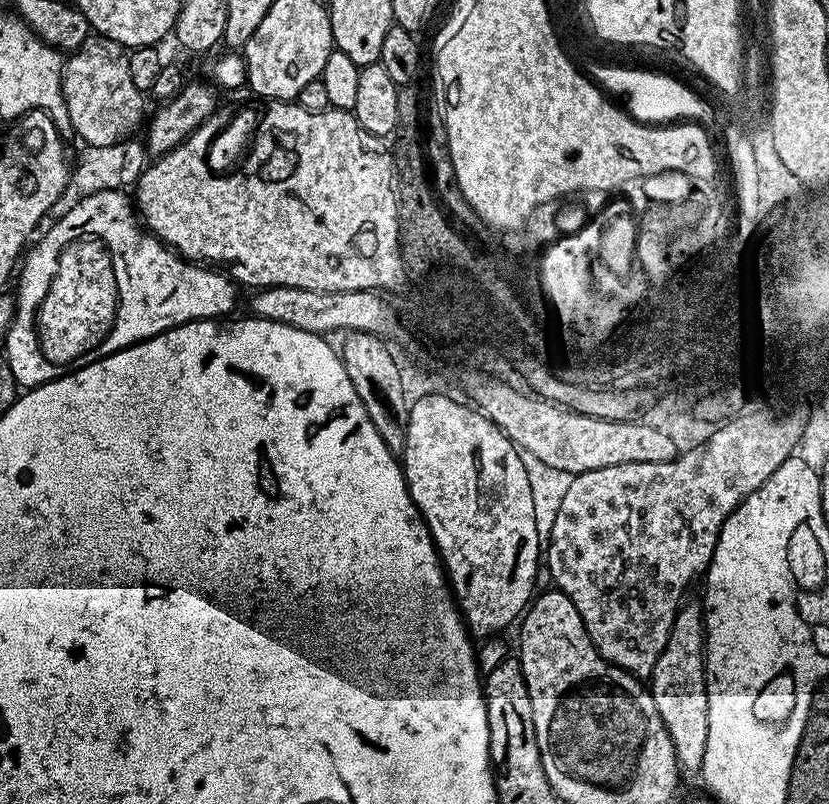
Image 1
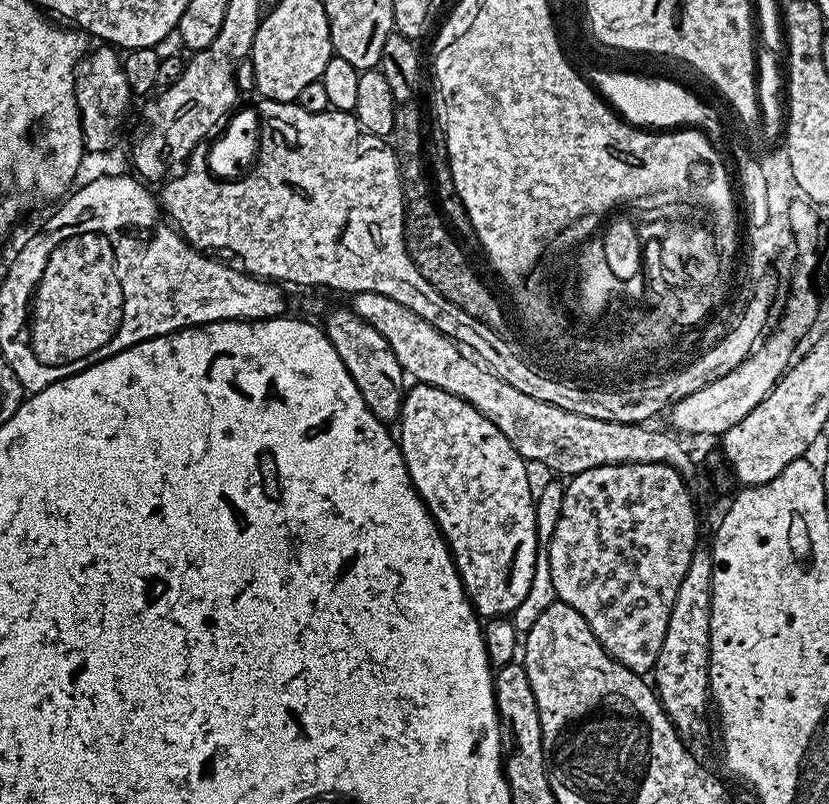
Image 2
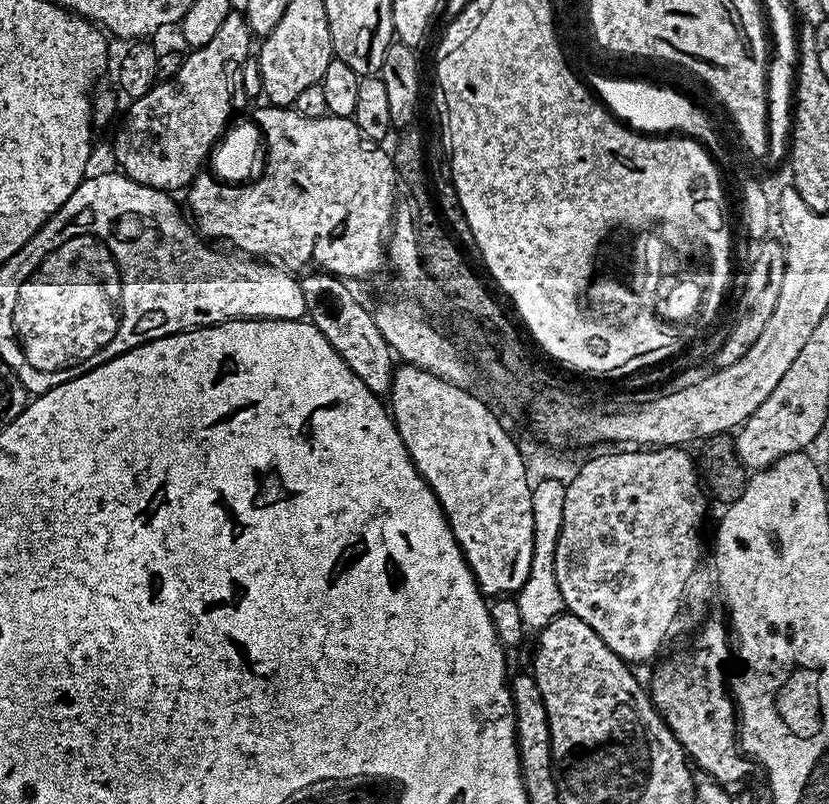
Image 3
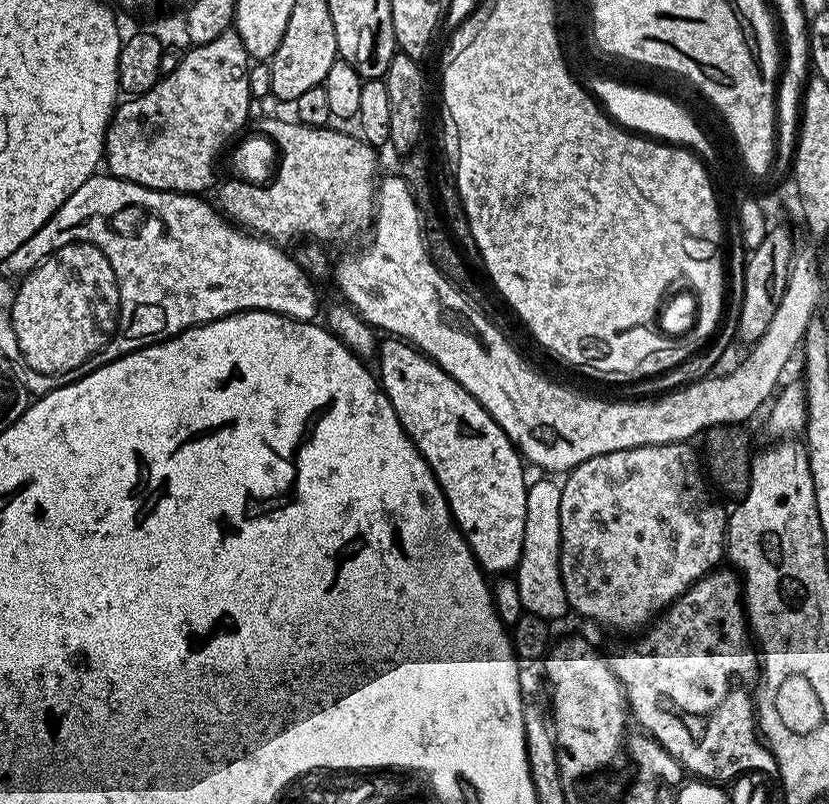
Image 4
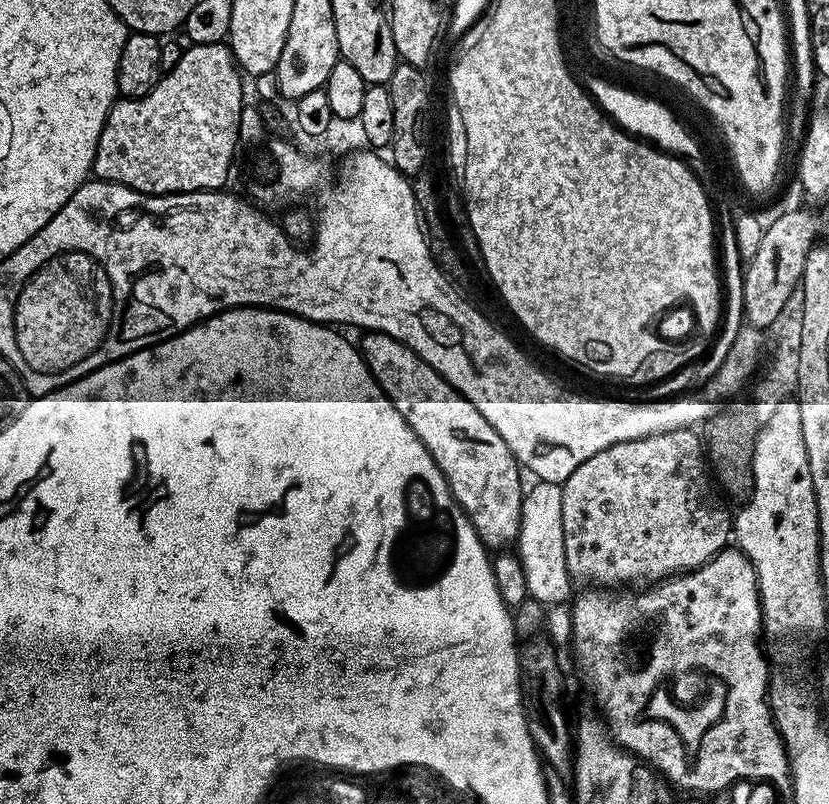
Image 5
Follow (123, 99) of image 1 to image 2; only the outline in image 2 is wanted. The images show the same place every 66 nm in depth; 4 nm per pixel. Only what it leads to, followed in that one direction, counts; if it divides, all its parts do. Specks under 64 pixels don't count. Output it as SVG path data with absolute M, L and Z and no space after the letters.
M99 45L85 53L76 65L75 98L82 122L84 149L87 152L112 148L130 106L132 93L126 80L121 55L111 45Z

